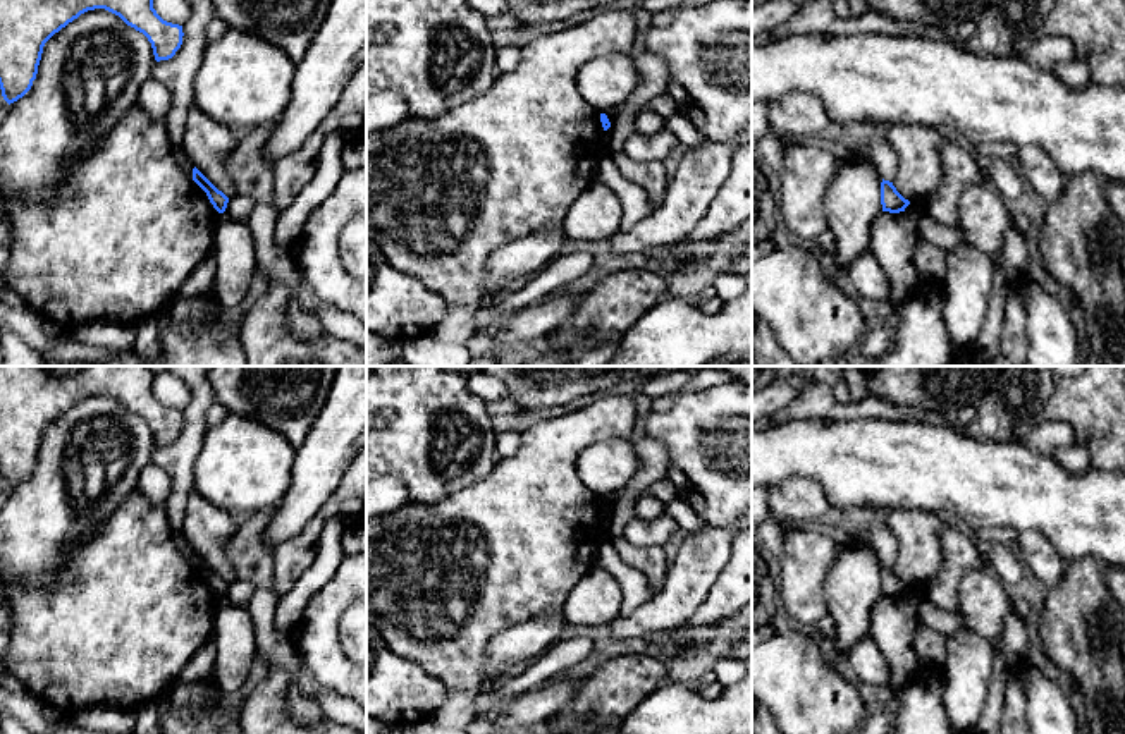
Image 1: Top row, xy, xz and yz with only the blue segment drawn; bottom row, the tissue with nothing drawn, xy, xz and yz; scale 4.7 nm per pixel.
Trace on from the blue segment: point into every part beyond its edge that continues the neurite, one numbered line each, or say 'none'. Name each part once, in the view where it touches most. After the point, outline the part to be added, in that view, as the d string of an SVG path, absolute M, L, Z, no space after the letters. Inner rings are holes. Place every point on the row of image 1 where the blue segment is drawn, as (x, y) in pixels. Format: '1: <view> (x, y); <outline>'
none

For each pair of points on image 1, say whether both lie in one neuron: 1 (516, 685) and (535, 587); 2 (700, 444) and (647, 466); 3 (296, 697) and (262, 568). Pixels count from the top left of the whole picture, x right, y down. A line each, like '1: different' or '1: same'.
1: different
2: different
3: same

